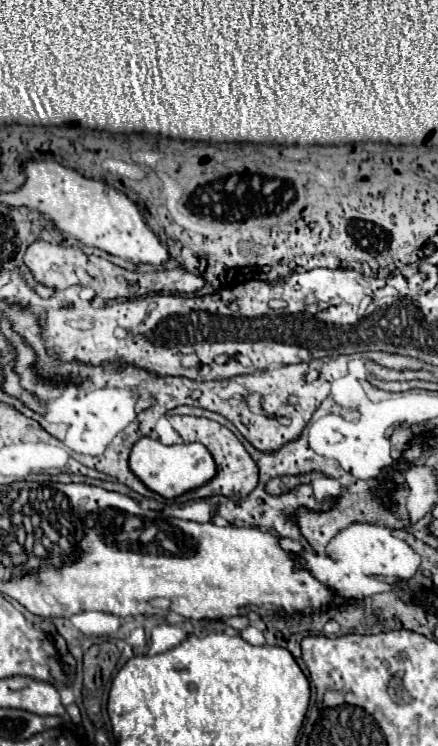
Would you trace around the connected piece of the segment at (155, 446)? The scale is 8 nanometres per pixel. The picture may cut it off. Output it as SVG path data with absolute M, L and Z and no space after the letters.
M142 437L134 443L130 455L130 469L142 483L166 499L174 499L186 491L192 491L208 483L216 475L216 465L210 451L202 443L182 443L182 445L162 445L156 439Z

